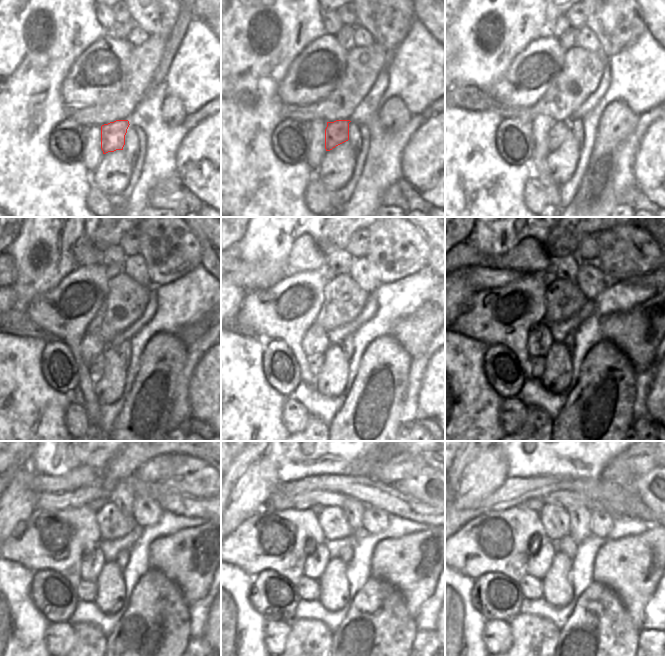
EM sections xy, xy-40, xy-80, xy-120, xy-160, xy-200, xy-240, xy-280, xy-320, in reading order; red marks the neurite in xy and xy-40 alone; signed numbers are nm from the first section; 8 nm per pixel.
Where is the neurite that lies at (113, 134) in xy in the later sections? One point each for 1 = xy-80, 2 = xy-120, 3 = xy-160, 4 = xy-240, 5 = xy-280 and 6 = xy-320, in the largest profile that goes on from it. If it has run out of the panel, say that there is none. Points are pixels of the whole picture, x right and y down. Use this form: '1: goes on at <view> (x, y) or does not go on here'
1: goes on at xy-80 (559, 131)
2: goes on at xy-120 (96, 366)
3: goes on at xy-160 (315, 362)
4: goes on at xy-240 (86, 591)
5: goes on at xy-280 (308, 588)
6: goes on at xy-320 (532, 588)

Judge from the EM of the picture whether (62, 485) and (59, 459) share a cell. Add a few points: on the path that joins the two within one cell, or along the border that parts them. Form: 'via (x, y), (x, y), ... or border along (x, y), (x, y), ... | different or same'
border along (83, 466), (72, 468), (61, 475), (38, 474) | different

